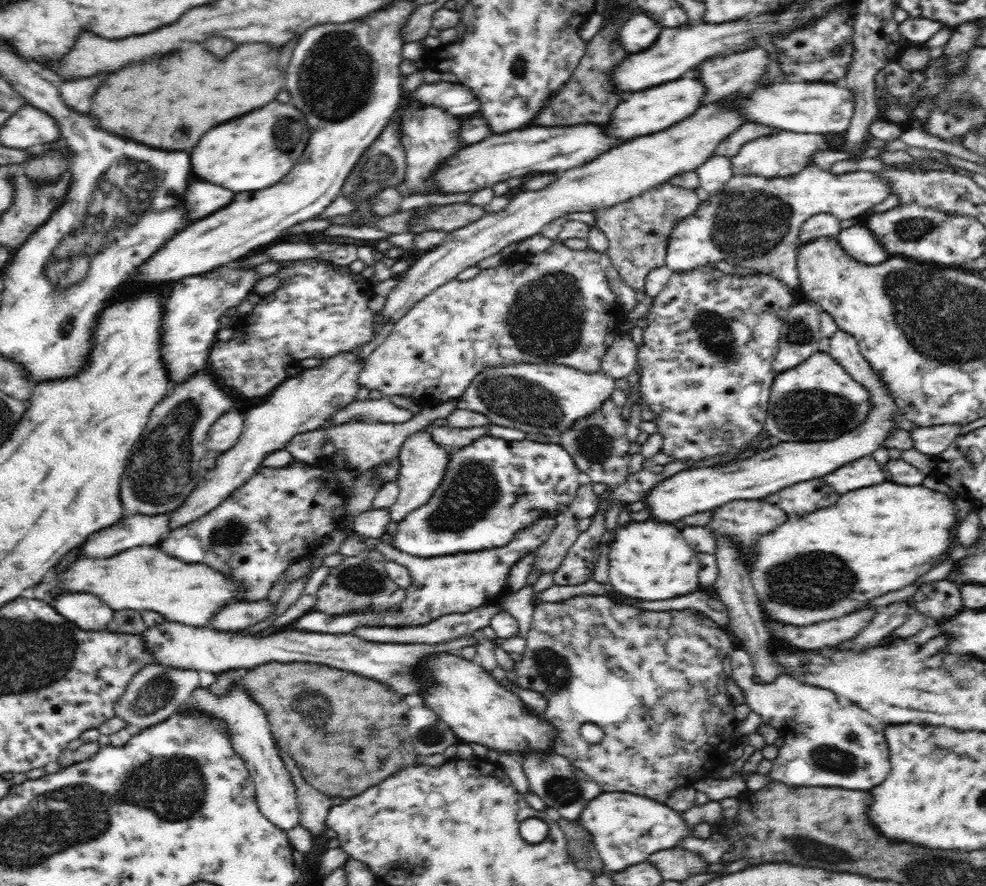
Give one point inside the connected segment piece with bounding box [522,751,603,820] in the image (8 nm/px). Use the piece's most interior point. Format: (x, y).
(560, 785)

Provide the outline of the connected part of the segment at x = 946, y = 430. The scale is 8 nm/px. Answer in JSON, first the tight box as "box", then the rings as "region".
{"box":[912,424,960,455],"region":[[[942,424],[930,427],[917,427],[912,433],[914,449],[922,454],[936,455],[944,452],[953,440],[960,436],[960,424]]]}

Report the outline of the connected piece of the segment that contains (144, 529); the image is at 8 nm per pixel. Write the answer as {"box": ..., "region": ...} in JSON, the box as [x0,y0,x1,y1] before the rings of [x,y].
{"box":[80,514,170,558],"region":[[[168,514],[124,515],[116,524],[92,534],[82,550],[80,558],[110,558],[136,546],[155,545],[170,534]]]}

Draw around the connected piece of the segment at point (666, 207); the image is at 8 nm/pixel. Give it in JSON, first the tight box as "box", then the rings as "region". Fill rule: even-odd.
{"box":[596,184,701,292],"region":[[[663,184],[648,190],[642,196],[615,204],[608,210],[596,211],[596,227],[609,240],[607,256],[610,264],[634,291],[644,292],[646,274],[658,266],[665,265],[668,236],[674,226],[684,218],[689,218],[698,210],[701,198],[693,190]]]}

